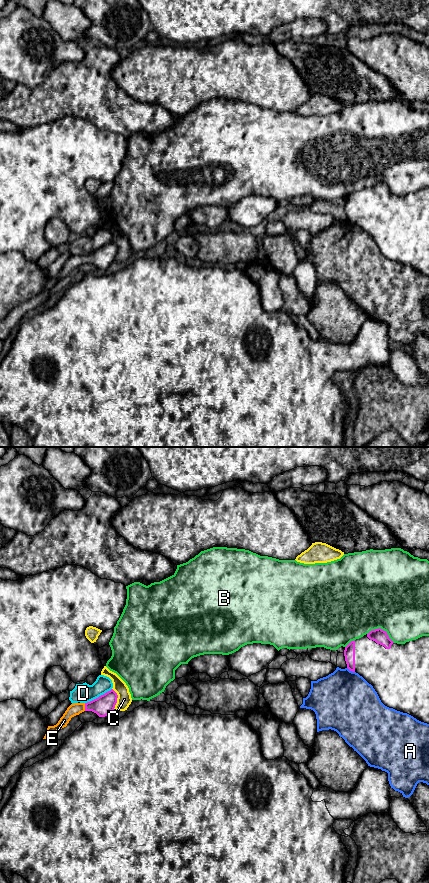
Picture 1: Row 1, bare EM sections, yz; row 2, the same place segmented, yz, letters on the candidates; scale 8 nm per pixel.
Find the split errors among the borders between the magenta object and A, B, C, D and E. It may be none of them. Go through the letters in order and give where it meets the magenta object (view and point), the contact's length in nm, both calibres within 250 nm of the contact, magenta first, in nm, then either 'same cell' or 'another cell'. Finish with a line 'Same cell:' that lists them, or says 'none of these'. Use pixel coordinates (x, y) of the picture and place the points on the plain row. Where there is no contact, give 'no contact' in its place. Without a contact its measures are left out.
A: yz (351, 222) | 80 nm | 90/480 nm | another cell
B: yz (381, 181) | 240 nm | 120/500 nm | another cell
C: yz (117, 249) | 170 nm | 160/120 nm | another cell
D: yz (99, 248) | 240 nm | 160/160 nm | another cell
E: yz (85, 259) | 60 nm | 160/100 nm | same cell
Same cell: E

